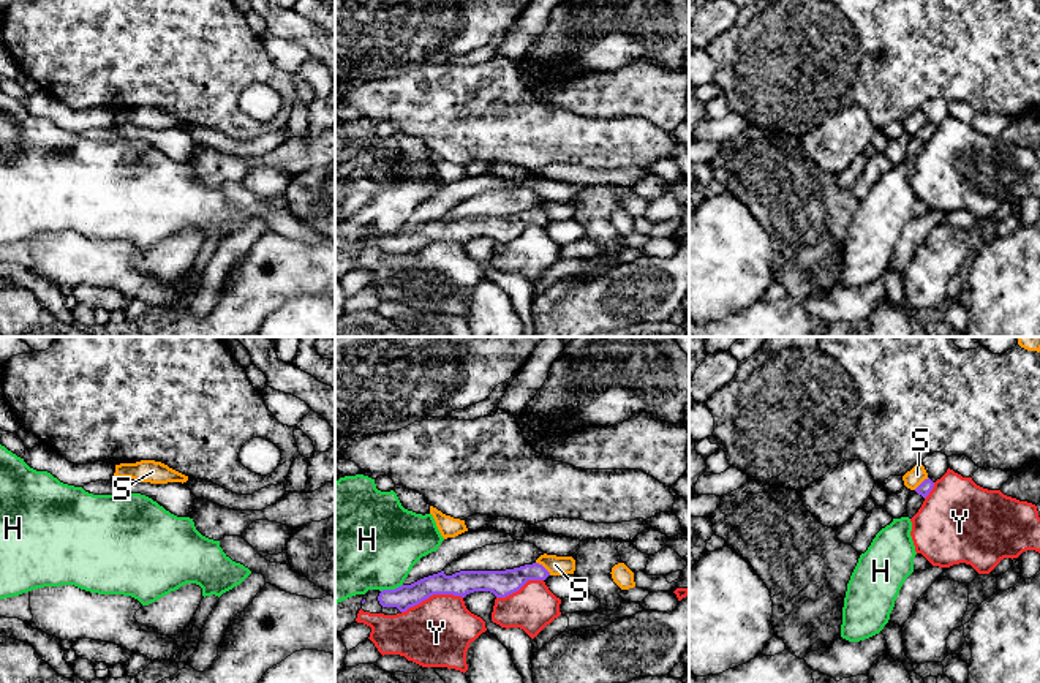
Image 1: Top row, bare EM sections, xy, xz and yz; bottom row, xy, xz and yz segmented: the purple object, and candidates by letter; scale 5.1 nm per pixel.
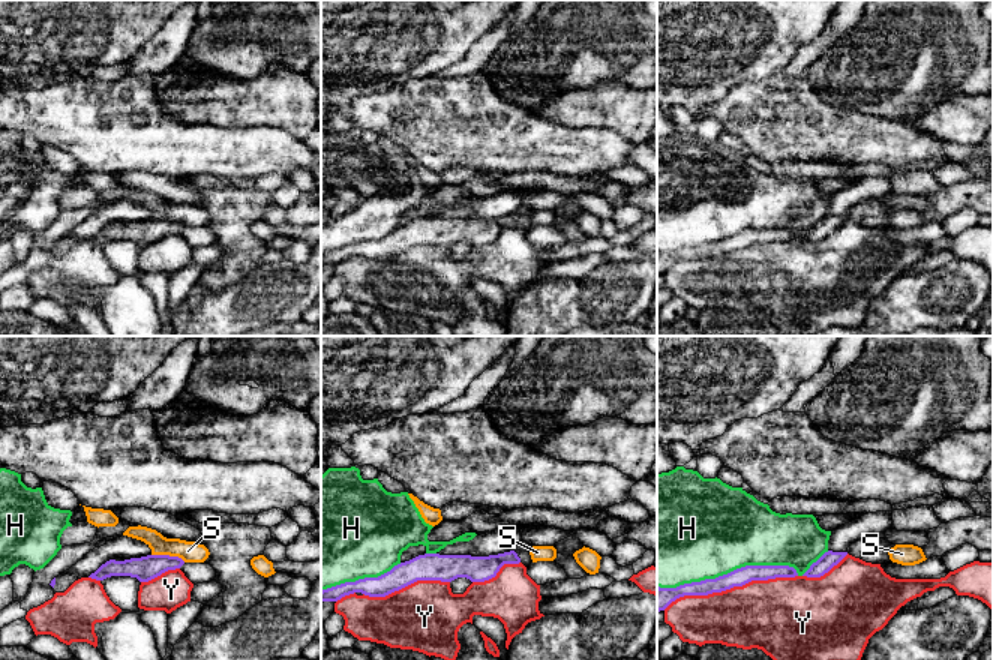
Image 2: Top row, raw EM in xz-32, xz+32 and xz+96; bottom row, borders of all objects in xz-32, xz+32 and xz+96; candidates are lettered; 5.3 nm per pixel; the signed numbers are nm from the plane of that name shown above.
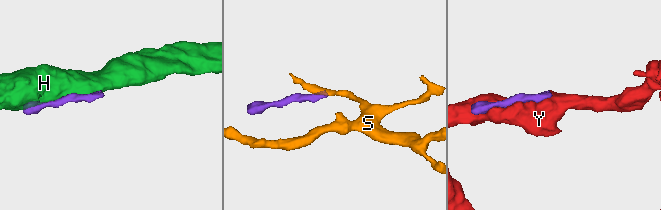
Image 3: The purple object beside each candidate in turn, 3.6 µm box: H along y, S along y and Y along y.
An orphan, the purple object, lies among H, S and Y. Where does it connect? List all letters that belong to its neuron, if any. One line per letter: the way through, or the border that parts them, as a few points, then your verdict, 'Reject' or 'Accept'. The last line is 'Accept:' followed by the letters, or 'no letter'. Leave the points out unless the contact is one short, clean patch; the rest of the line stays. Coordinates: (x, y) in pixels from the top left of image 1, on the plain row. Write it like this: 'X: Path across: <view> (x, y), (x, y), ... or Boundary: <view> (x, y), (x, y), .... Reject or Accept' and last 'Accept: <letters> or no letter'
H: Reject
S: Boundary: xz (536, 207), (550, 220). Reject
Y: Reject
Accept: no letter

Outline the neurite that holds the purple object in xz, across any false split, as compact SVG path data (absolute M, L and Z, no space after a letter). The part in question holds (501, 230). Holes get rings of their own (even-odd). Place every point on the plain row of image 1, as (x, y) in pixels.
M539 209L506 217L460 217L446 221L444 217L424 223L411 231L382 236L378 247L382 253L397 253L406 258L433 240L454 240L465 243L474 237L490 237L506 243L518 237L528 226L545 226L550 218Z

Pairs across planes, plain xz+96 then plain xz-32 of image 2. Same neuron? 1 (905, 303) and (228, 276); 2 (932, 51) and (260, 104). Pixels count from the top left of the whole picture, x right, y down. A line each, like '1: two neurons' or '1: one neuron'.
1: two neurons
2: two neurons

